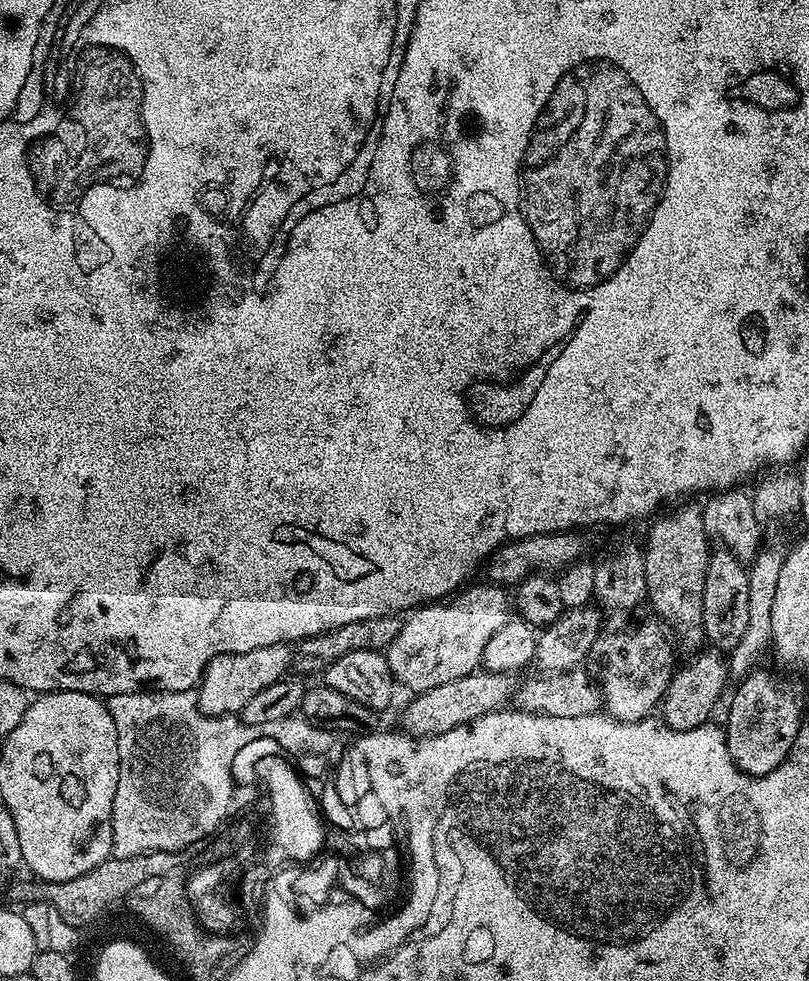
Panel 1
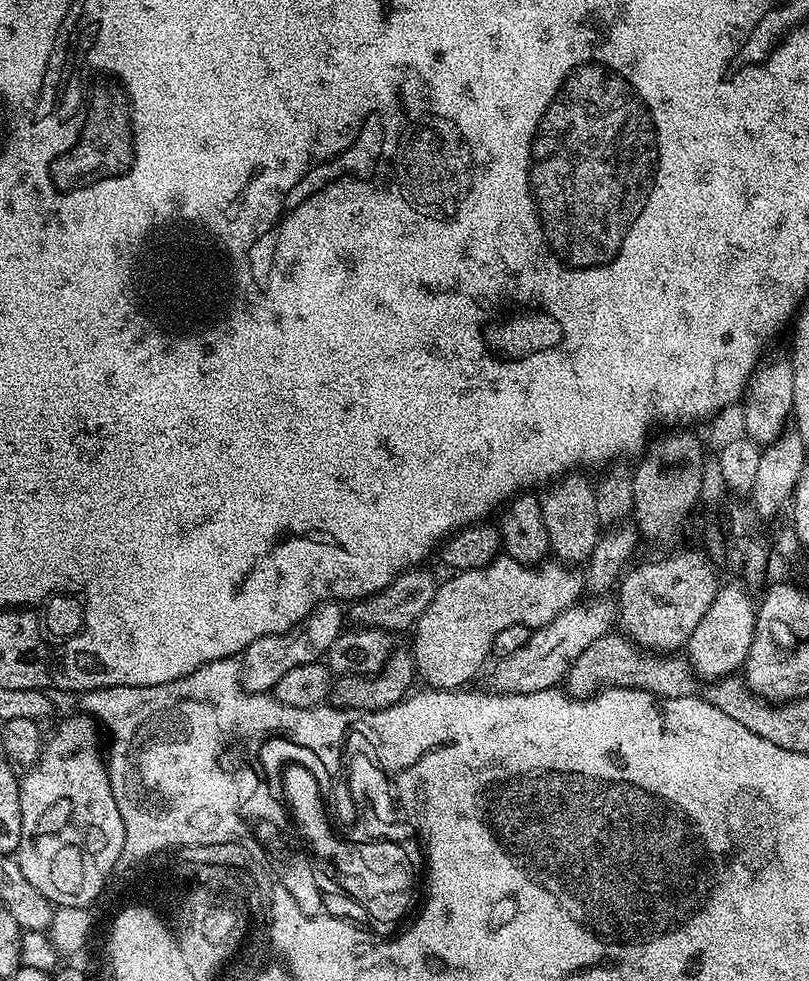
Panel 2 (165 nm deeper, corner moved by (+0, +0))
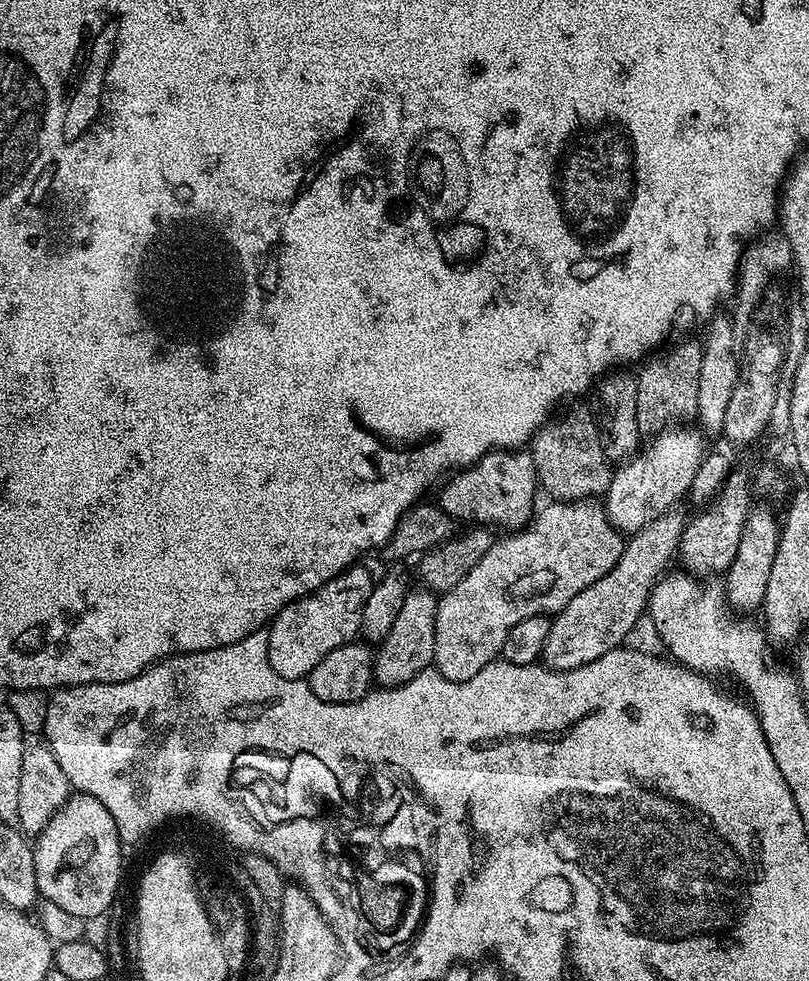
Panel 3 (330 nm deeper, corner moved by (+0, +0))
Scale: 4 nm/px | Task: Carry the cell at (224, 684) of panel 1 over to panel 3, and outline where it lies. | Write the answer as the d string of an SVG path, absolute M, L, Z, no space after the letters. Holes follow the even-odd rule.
M353 566L341 576L328 580L316 592L296 600L293 604L286 605L278 613L276 619L271 621L267 629L268 634L268 661L274 670L274 674L282 674L287 680L304 680L326 654L338 650L343 644L351 644L361 635L360 623L362 622L362 610L366 606L366 598L372 590L374 576L361 566Z

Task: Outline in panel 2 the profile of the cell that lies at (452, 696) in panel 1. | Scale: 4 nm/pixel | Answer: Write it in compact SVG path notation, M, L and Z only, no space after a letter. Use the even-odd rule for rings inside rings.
M588 599L573 604L550 623L535 629L526 646L522 646L516 653L499 657L495 661L496 669L488 676L487 687L497 694L534 694L547 688L556 688L559 680L561 683L567 677L572 664L582 652L598 642L598 638L609 635L617 623L618 604L615 599Z

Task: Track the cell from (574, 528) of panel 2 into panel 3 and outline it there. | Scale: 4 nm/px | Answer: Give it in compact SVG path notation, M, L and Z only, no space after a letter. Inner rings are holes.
M576 408L553 432L547 432L530 448L539 487L543 491L545 488L556 502L584 502L596 498L599 492L607 493L610 464L604 455L601 429L600 432L596 429L591 414L584 408Z

